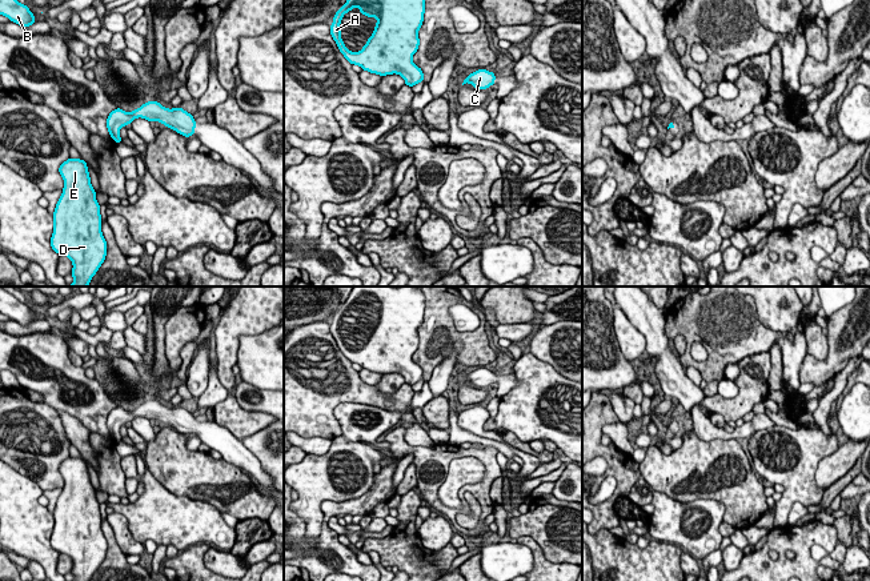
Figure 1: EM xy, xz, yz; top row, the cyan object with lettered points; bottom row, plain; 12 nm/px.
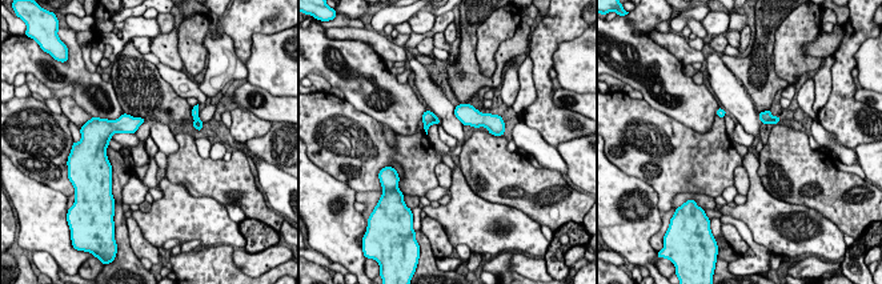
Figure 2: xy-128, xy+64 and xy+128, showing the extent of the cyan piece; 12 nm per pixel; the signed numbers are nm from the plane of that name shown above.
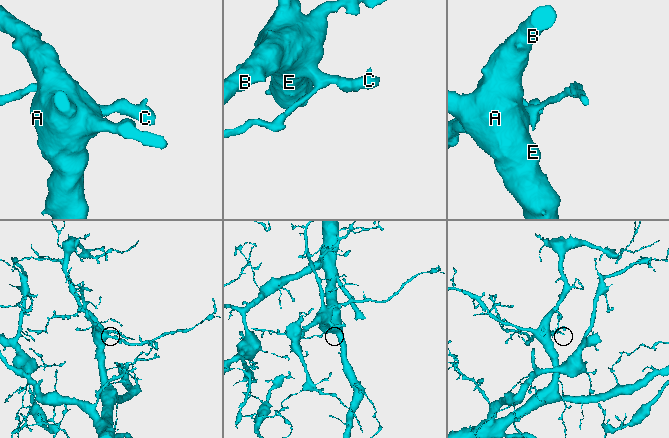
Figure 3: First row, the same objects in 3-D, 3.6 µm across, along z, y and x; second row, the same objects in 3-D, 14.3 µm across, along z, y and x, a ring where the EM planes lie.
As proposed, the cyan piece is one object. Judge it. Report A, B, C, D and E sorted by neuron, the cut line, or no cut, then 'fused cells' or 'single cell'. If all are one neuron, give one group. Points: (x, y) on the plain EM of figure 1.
A B C D E | no cut | single cell

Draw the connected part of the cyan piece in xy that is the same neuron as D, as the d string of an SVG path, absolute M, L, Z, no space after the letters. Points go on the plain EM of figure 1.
M69 456L59 470L64 486L53 510L51 545L71 557L73 581L91 581L107 554L96 489L84 458Z

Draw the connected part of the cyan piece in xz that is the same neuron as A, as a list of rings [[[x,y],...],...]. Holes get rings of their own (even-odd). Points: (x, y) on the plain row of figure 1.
[[[353,287],[346,301],[336,310],[330,333],[344,356],[364,369],[380,374],[397,372],[405,384],[424,380],[422,368],[412,356],[420,344],[418,328],[425,312],[421,287]],[[357,305],[361,313],[376,316],[377,322],[360,350],[348,349],[341,337],[341,317]]]

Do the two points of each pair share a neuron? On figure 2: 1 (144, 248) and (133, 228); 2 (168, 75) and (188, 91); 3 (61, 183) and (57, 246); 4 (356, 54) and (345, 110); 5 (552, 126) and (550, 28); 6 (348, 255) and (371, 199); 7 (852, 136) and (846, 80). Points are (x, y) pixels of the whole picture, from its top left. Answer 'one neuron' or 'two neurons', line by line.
1: one neuron
2: one neuron
3: two neurons
4: two neurons
5: one neuron
6: two neurons
7: one neuron

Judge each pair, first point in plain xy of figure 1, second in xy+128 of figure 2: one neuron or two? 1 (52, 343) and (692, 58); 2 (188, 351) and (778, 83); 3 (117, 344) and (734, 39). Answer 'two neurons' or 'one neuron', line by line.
1: two neurons
2: one neuron
3: two neurons

